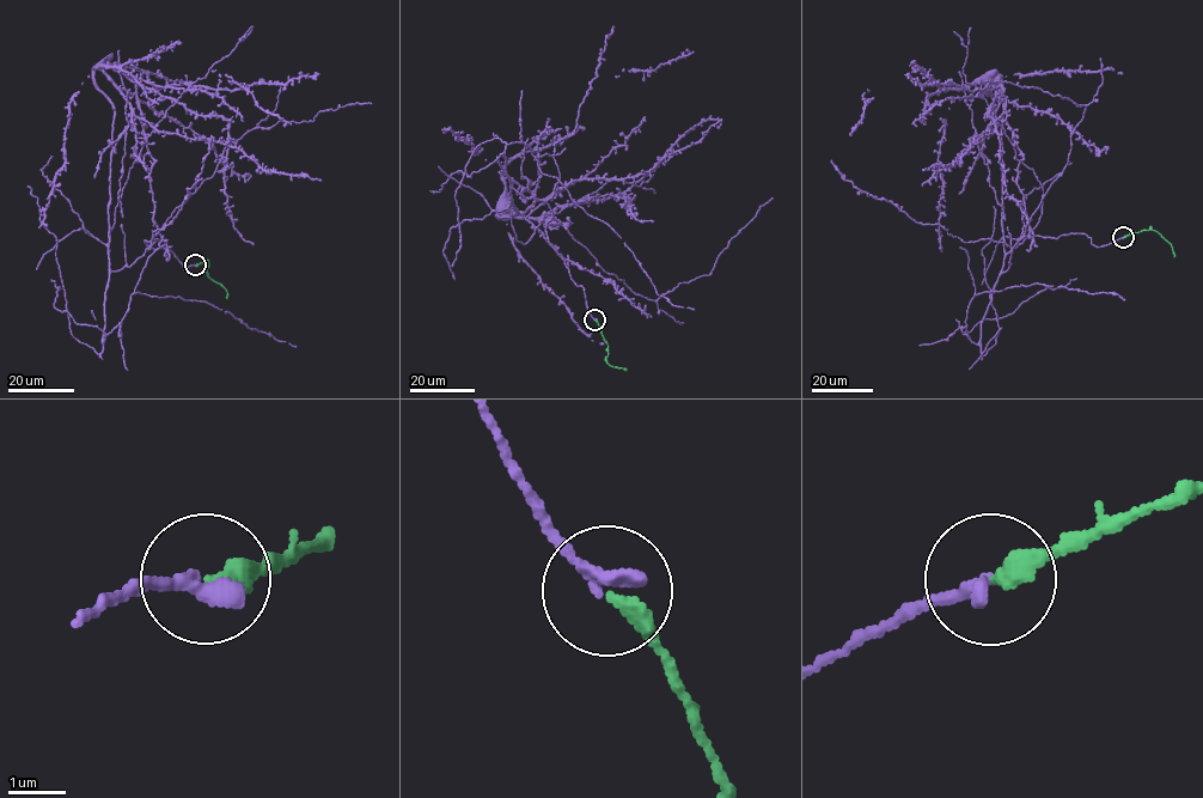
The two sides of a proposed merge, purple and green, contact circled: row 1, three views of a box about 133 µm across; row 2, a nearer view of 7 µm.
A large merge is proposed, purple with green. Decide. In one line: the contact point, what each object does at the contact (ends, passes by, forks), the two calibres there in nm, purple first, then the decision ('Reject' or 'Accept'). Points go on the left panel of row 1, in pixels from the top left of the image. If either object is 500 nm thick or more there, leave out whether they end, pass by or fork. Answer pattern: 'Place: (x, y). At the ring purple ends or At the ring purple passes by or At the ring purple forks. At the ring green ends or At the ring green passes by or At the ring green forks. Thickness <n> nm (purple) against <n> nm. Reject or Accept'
Place: (195, 265). At the ring purple ends. At the ring green ends. Thickness 340 nm (purple) against 320 nm. Accept

